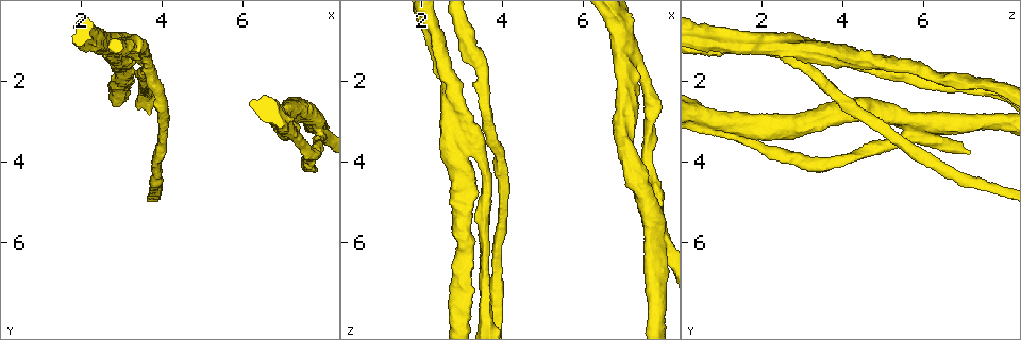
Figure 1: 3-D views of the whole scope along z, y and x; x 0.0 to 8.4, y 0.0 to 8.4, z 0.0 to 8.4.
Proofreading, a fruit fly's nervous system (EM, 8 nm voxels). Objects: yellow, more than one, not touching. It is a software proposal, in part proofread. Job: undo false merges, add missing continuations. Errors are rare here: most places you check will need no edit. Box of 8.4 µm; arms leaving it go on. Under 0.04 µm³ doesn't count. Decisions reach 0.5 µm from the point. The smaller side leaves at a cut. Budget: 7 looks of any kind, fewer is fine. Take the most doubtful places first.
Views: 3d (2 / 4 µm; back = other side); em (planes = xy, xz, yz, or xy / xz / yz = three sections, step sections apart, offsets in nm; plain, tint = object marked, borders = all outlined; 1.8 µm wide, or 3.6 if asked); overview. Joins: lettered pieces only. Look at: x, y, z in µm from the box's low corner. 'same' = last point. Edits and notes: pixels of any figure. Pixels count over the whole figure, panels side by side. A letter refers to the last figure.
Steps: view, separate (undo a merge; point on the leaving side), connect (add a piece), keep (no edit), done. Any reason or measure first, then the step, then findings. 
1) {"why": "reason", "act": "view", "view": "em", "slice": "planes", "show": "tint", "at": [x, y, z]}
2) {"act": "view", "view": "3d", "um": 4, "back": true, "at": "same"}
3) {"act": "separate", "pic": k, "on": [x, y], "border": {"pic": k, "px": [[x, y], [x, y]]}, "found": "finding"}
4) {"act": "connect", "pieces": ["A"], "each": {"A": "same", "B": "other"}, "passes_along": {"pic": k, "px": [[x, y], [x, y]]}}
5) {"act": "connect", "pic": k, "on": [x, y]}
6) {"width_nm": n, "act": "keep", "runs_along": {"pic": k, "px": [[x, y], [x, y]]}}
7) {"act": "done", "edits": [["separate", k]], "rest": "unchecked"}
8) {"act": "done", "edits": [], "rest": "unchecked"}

{"why": "three arms meet", "act": "view", "view": "3d", "um": 2, "back": true, "at": [3.30, 1.35, 3.85]}

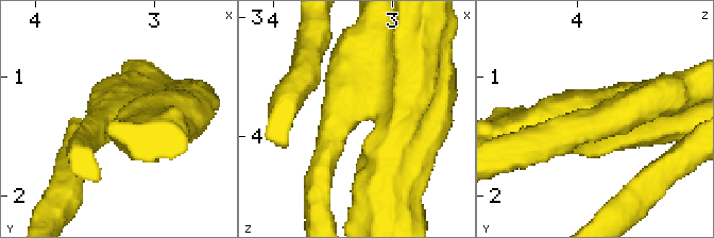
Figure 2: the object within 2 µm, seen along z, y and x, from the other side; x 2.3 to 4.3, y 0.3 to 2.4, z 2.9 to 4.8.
{"why": "need the tissue", "act": "view", "view": "em", "um": 3.6, "slice": "planes", "show": "plain", "at": [3.32, 1.38, 3.86]}

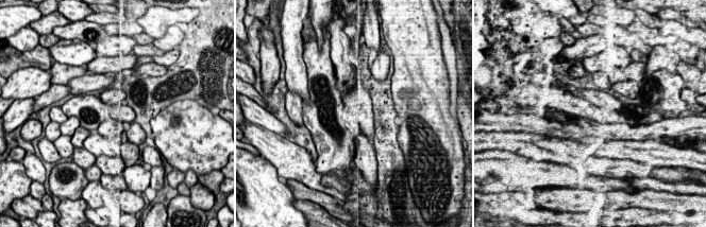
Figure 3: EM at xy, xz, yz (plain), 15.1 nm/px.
{"why": "see the neighbours", "act": "view", "view": "em", "um": 3.6, "slice": "planes", "show": "borders", "at": "same"}

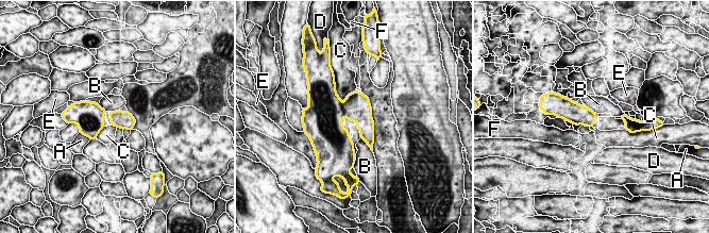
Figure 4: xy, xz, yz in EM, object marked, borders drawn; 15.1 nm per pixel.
{"width_nm": 260, "act": "separate", "pic": 4, "on": [356, 106], "each": {"A": "other", "B": "other", "C": "other", "D": "other", "E": "other", "F": "other"}, "border": {"pic": 4, "px": [[340, 103], [343, 114]]}, "found": "a second neuron is stuck on"}

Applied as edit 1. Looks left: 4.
{"why": "arms run side by side", "act": "view", "view": "em", "um": 3.6, "slice": "planes", "show": "tint", "at": [7.65, 2.90, 5.50]}

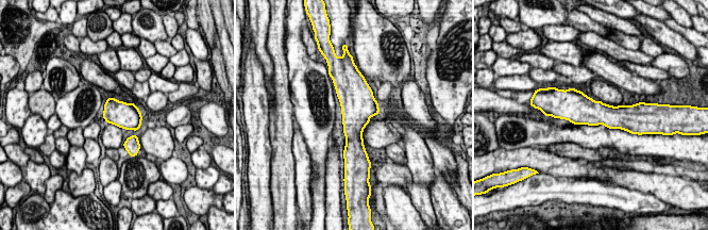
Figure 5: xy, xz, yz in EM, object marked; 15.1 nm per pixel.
{"act": "view", "view": "em", "um": 3.6, "slice": "planes", "show": "borders", "at": "same"}

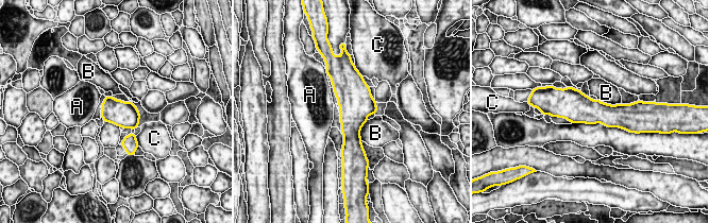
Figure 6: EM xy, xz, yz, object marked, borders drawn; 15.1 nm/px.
{"width_nm": 380, "act": "keep", "each": {"A": "other", "B": "other", "C": "other"}, "border": {"pic": 6, "px": [[597, 99], [611, 104], [621, 103]]}, "found": "one neuron here"}

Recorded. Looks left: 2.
{"why": "side arm on a straight run", "act": "view", "view": "em", "slice": "xy", "step": 16, "show": "borders", "at": [6.95, 3.15, 1.30]}

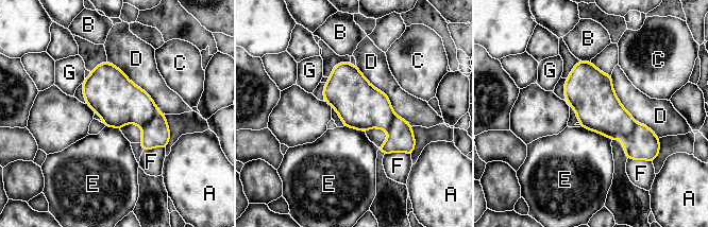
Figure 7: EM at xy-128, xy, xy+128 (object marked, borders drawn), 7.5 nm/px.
{"act": "keep", "each": {"A": "other", "B": "other", "C": "other", "D": "other", "E": "other", "F": "other", "G": "other"}, "border": {"pic": 7, "px": [[580, 125], [603, 134], [611, 140]]}, "found": "one neuron here"}

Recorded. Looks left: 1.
{"act": "done", "edits": [["separate", 4]], "rest": "unchecked"}

